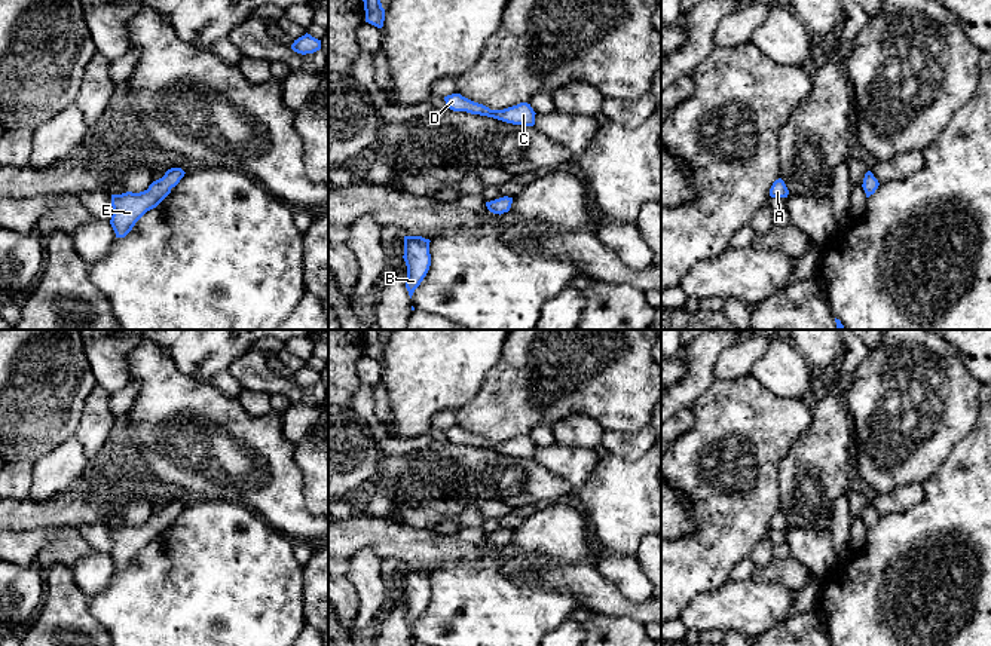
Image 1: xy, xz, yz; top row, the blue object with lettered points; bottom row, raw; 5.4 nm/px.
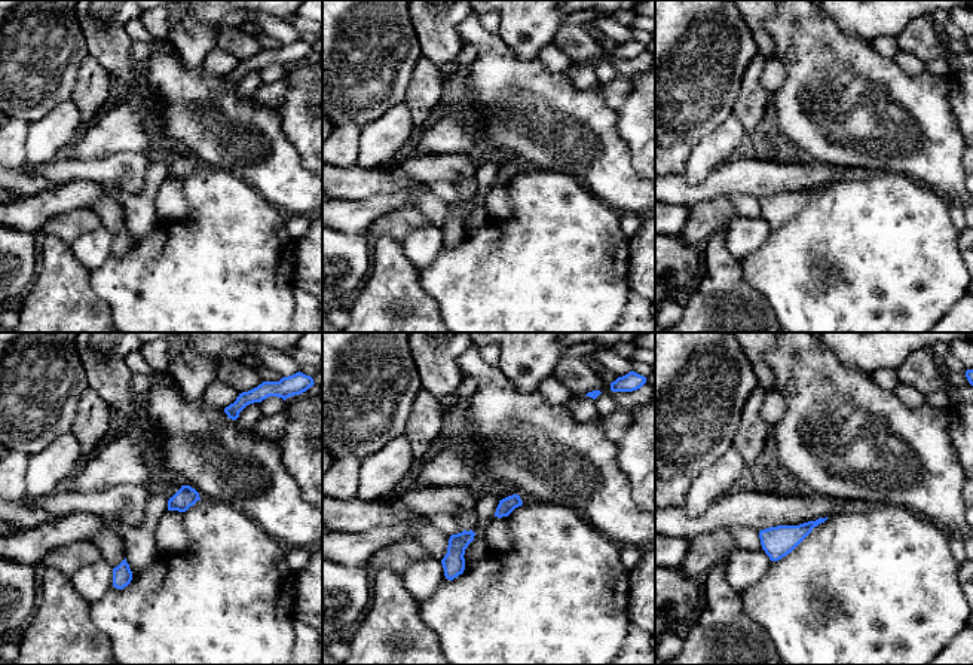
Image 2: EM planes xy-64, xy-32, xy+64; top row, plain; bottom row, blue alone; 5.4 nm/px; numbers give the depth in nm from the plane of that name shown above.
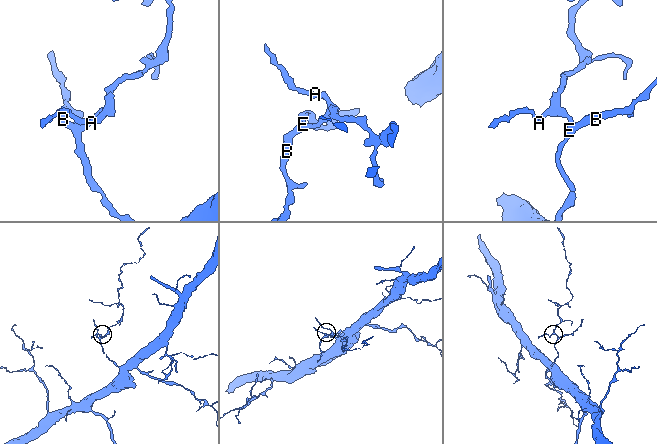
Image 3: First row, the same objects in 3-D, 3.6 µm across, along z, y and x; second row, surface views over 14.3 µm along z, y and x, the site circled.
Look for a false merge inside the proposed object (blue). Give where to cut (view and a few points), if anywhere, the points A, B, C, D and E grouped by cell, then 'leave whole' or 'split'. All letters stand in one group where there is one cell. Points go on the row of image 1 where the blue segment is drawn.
cut none; groups A B C D E; leave whole

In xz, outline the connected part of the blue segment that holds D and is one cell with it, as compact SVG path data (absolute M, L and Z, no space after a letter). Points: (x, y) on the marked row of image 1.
M452 94L444 97L446 105L453 111L467 111L471 114L480 114L493 117L507 123L533 126L535 125L535 111L527 102L520 102L517 105L504 108L504 110L490 110L489 107L474 102L461 94Z

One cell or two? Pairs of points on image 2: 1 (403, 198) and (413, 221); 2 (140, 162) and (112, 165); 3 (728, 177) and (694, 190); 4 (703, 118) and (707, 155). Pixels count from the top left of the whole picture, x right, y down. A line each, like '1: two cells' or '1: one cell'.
1: two cells
2: one cell
3: one cell
4: two cells

